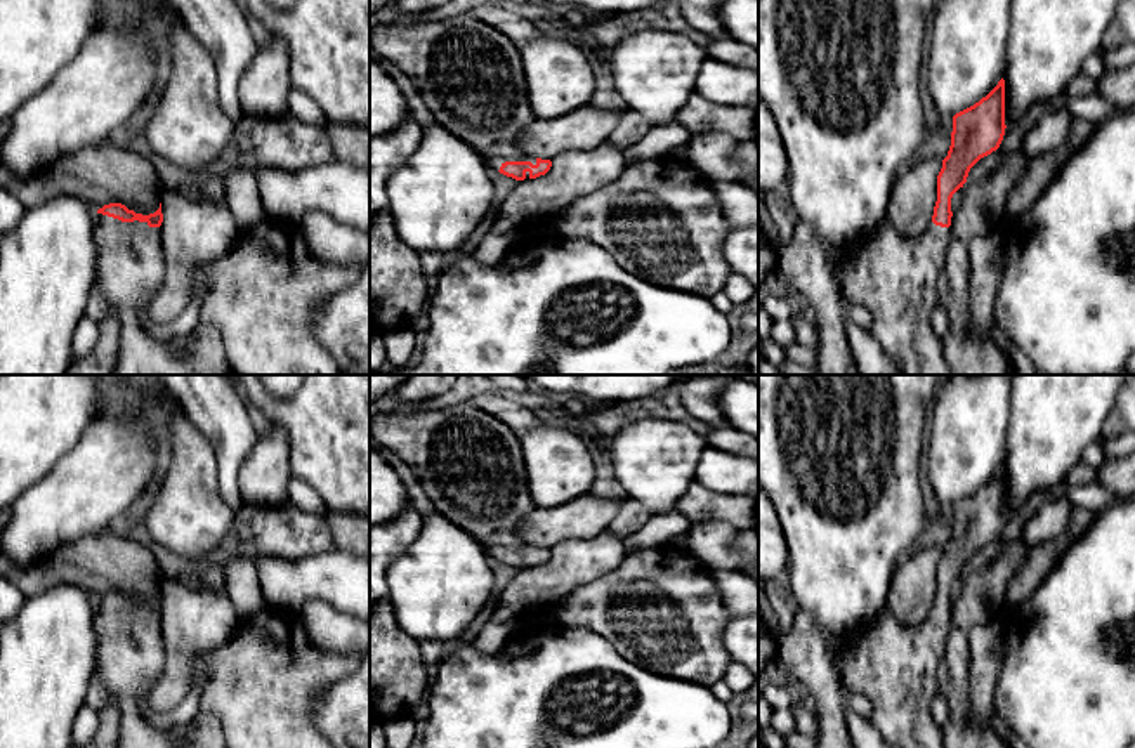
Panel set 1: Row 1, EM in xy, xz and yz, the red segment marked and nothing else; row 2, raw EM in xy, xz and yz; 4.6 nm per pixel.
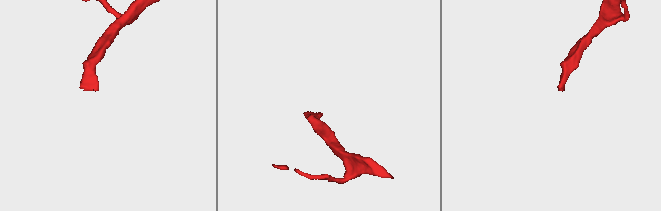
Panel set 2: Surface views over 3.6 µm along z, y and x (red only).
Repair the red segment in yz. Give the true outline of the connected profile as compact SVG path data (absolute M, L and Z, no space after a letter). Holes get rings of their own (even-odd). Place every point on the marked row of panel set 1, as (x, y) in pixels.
M1005 80L974 106L953 116L951 146L937 175L932 220L920 238L902 236L889 220L845 255L831 257L843 305L863 304L873 314L871 331L902 375L956 375L942 352L942 338L932 328L939 299L939 276L951 238L951 198L967 182L970 168L996 151L1005 135Z

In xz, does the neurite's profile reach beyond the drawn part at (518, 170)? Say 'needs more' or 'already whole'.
needs more

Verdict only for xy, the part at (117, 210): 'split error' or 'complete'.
split error

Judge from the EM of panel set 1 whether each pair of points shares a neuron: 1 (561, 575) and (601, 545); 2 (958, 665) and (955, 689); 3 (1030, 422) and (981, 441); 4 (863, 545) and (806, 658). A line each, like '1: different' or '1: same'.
1: same
2: same
3: different
4: different

